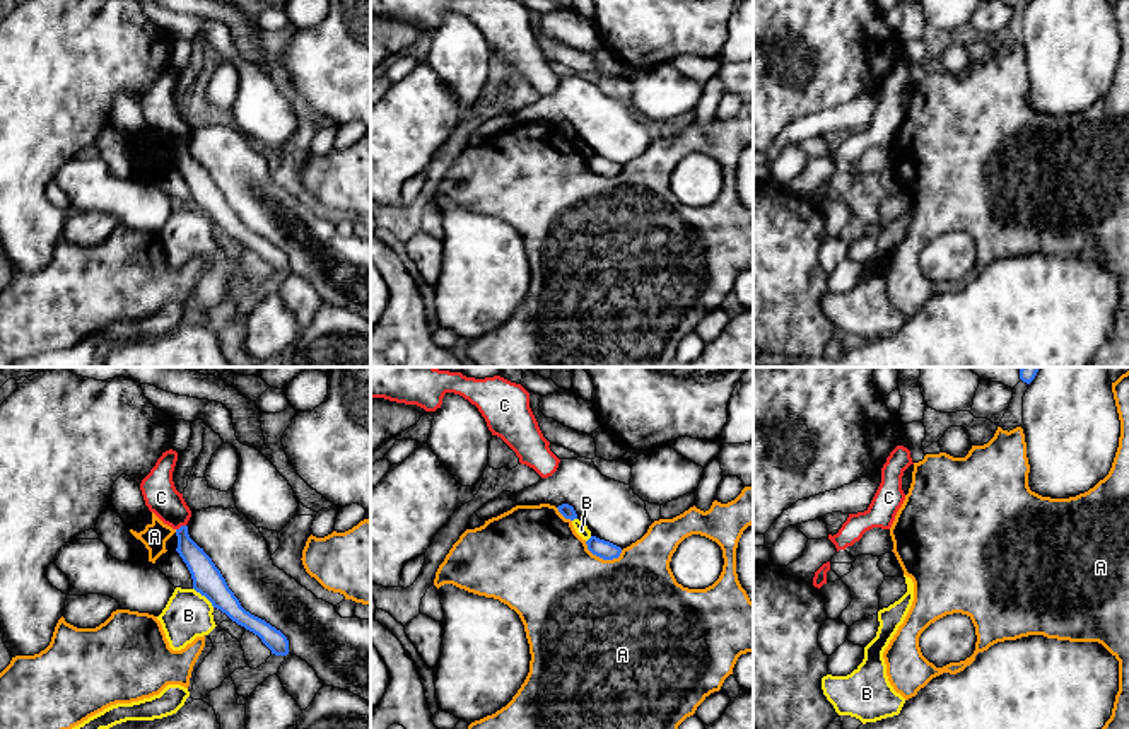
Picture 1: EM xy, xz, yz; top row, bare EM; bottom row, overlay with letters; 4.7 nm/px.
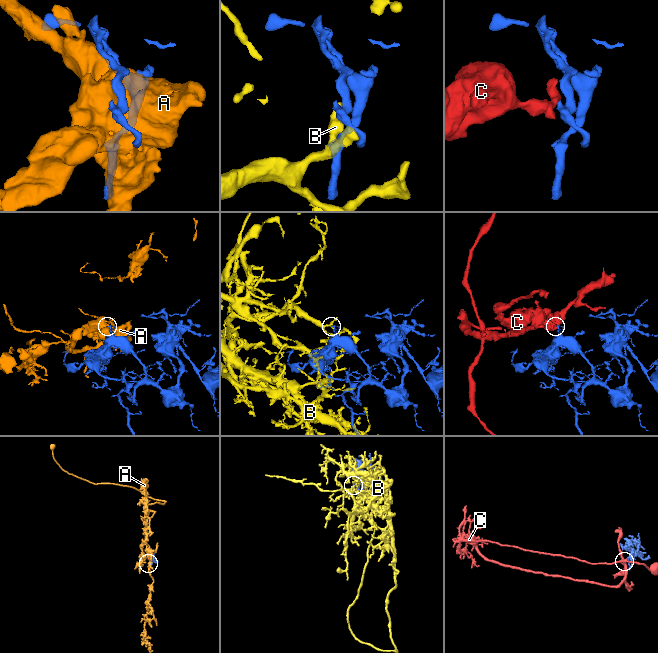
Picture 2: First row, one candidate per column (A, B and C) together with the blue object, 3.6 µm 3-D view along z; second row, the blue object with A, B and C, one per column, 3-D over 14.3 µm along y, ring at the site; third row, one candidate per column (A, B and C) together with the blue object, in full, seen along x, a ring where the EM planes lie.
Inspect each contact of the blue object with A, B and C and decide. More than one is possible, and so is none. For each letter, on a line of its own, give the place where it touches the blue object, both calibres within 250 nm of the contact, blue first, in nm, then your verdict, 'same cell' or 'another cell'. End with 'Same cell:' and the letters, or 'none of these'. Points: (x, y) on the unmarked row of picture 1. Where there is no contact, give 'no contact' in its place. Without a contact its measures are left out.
A: xz (602, 174) | 90/480 nm | another cell
B: xy (204, 212) | 140/220 nm | another cell
C: xy (181, 144) | 130/160 nm | another cell
Same cell: none of these

